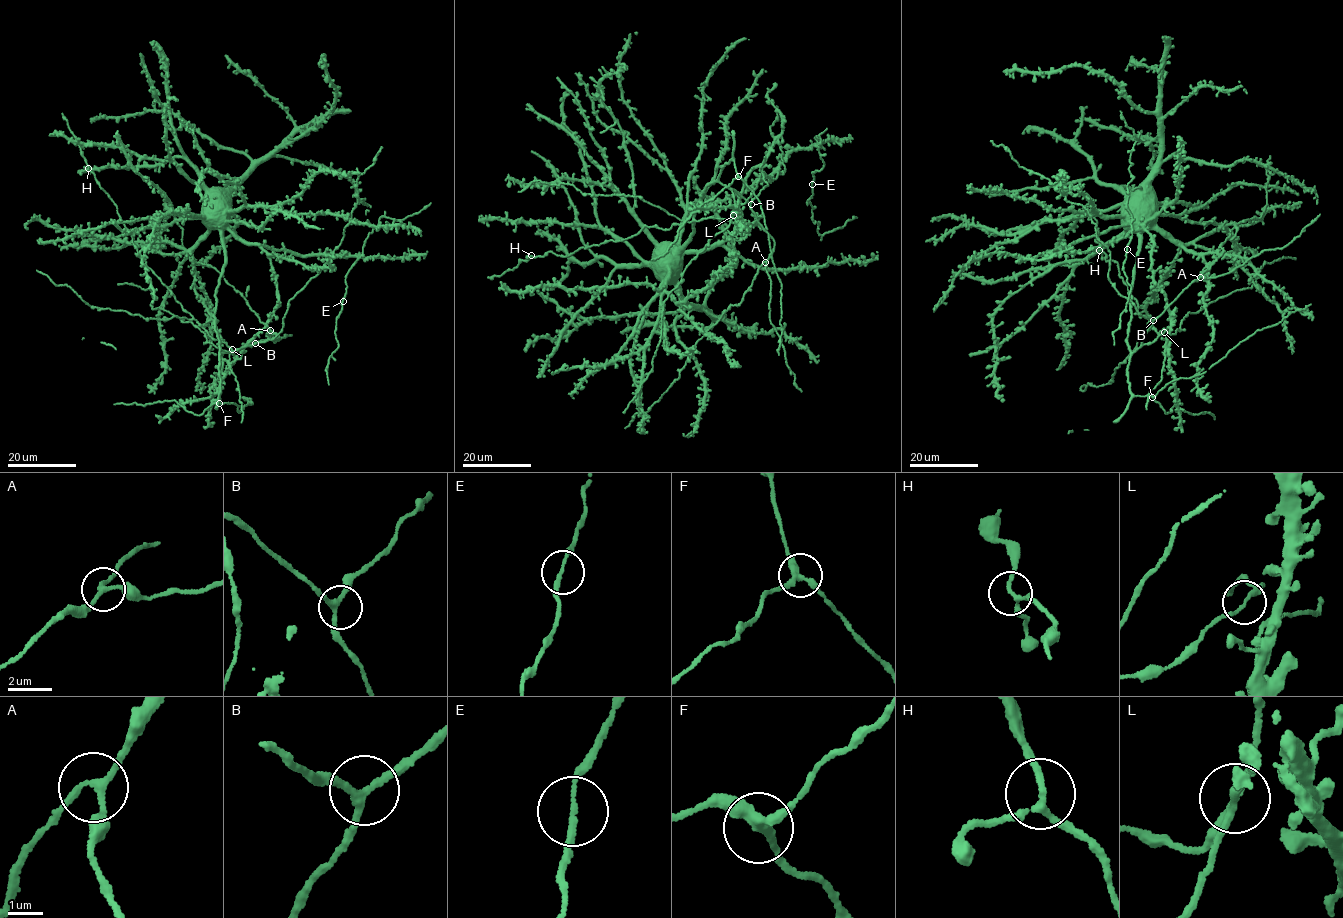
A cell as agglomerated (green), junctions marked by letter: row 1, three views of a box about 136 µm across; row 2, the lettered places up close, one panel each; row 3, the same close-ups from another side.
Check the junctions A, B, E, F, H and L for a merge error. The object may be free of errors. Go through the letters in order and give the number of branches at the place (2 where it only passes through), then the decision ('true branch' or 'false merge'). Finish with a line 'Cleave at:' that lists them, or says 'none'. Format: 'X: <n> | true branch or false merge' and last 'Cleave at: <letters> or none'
A: 3 | true branch
B: 3 | true branch
E: 2 | true branch
F: 3 | true branch
H: 3 | true branch
L: 3 | true branch
Cleave at: none

